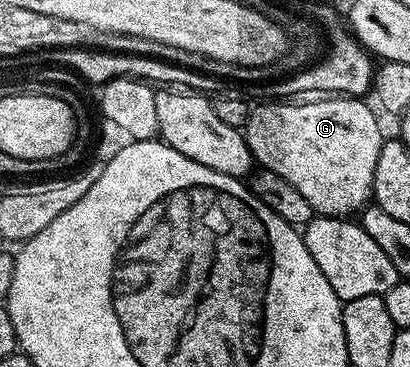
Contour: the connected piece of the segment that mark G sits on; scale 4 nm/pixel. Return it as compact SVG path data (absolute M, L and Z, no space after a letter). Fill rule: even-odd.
M314 98L311 100L314 100L311 104L298 104L302 102L274 102L278 104L262 104L259 108L255 107L253 111L251 111L250 119L247 120L244 129L246 144L250 147L250 152L254 156L255 161L257 161L265 171L280 174L280 178L284 178L284 182L292 182L292 186L296 186L296 190L300 190L300 194L303 195L304 198L308 198L308 204L314 208L317 215L346 218L367 207L367 205L371 203L374 195L376 158L380 158L380 150L384 143L382 128L378 125L379 113L377 111L374 113L373 110L365 104L367 101L362 98Z

